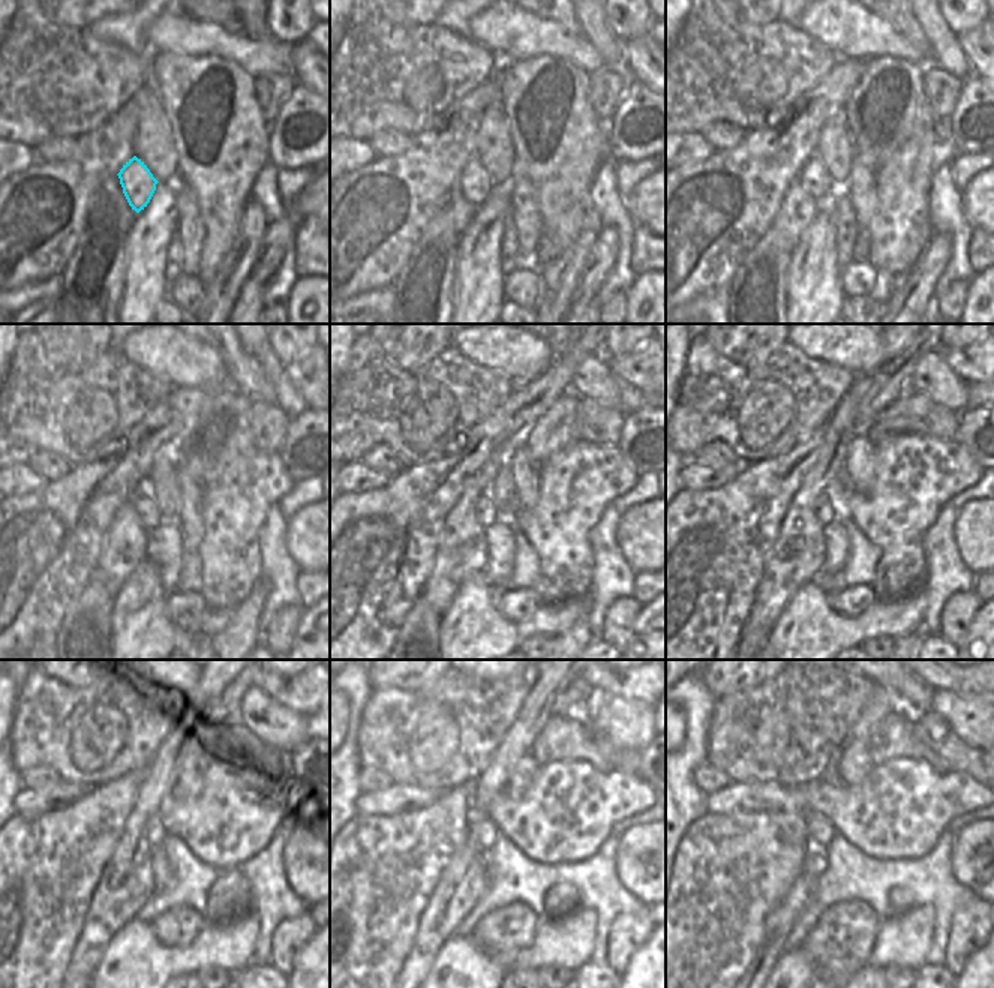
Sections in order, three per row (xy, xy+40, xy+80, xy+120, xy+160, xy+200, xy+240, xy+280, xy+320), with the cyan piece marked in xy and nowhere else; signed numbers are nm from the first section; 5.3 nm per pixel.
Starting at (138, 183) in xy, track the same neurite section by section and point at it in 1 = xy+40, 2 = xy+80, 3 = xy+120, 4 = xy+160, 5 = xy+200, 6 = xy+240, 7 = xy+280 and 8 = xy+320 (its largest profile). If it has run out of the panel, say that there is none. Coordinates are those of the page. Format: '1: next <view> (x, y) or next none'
1: next xy+40 (476, 185)
2: next xy+80 (814, 179)
3: next xy+120 (146, 507)
4: next xy+160 (486, 513)
5: next xy+200 (823, 511)
6: next xy+240 (155, 831)
7: next xy+280 (486, 831)
8: next xy+320 (819, 831)

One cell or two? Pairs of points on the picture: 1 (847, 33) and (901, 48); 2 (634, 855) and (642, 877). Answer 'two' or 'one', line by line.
1: one
2: one

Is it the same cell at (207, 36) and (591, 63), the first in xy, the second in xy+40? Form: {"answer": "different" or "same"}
{"answer": "same"}

